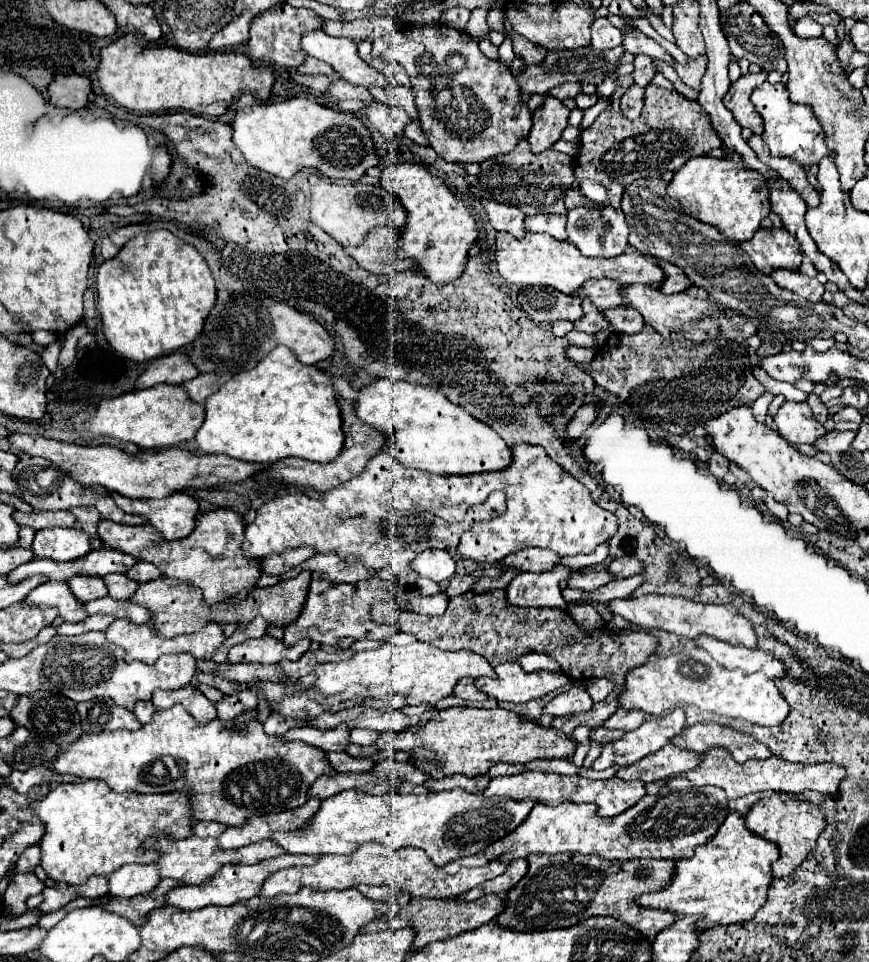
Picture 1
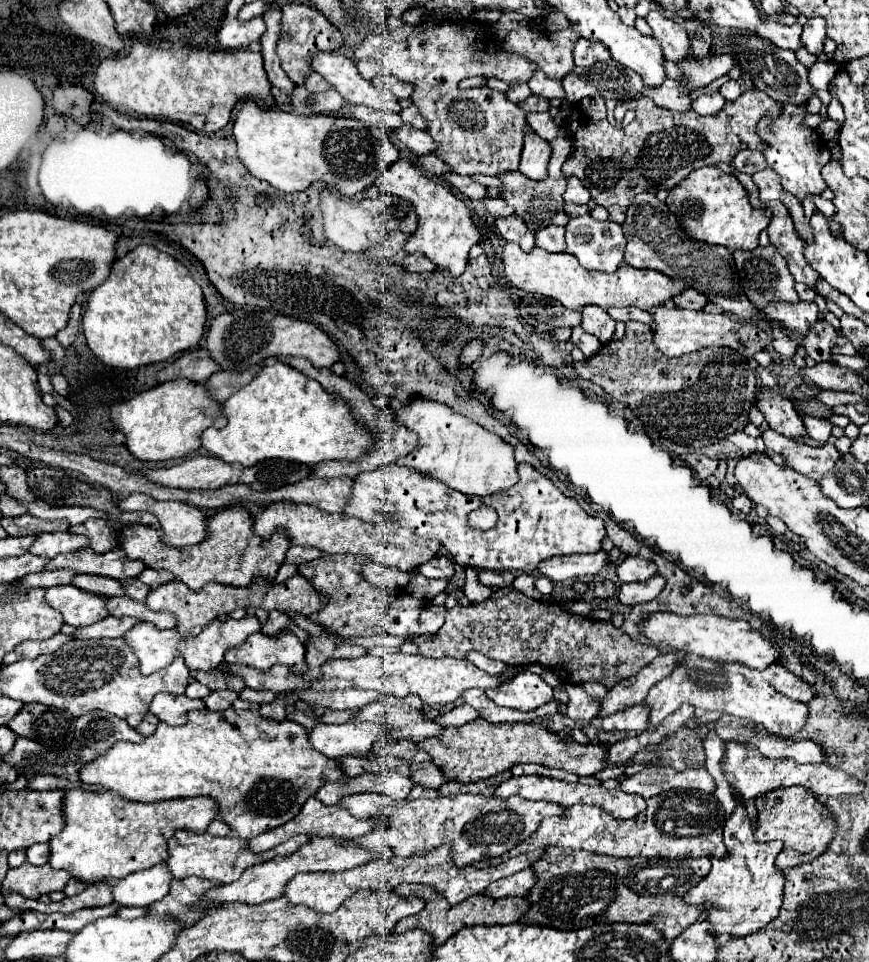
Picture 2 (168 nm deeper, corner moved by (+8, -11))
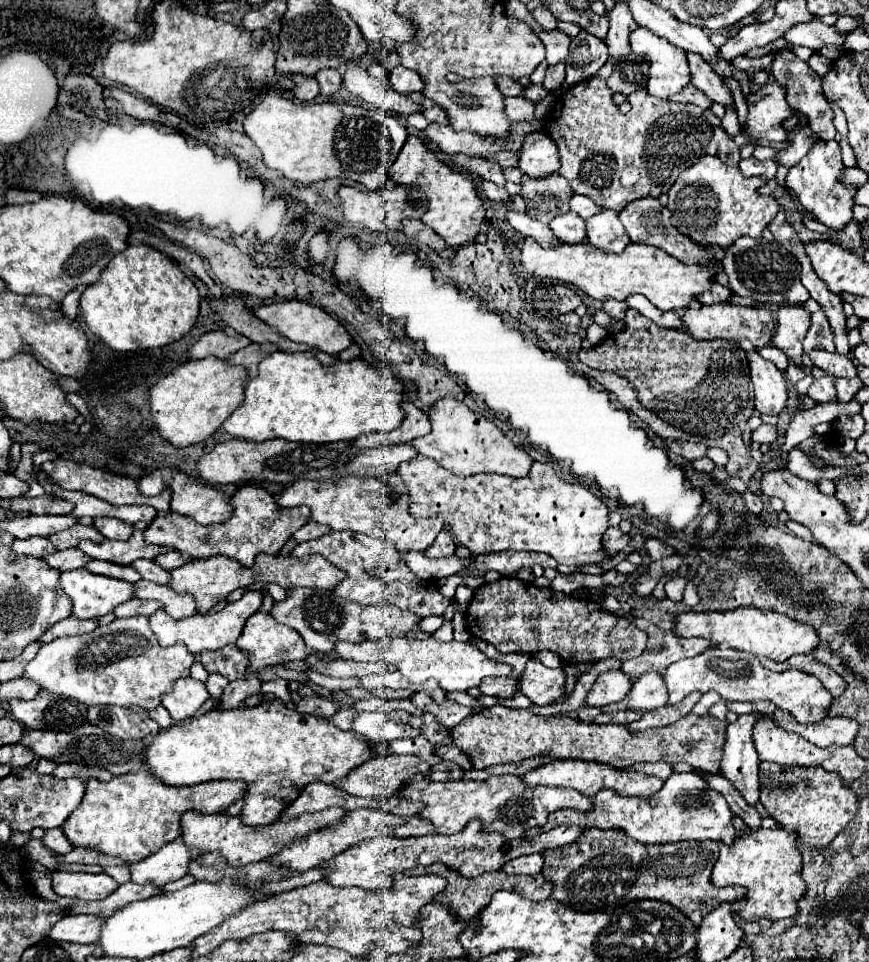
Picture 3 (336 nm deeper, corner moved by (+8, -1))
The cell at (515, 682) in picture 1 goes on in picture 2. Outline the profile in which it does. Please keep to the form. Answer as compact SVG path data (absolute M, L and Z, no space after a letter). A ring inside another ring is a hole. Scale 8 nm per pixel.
M529 671L519 673L513 681L503 683L495 691L487 691L487 695L497 705L519 709L519 711L533 711L555 699L553 689L539 675Z

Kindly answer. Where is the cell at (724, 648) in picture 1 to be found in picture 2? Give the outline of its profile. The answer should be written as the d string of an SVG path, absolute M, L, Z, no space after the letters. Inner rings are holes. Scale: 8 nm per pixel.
M781 663L771 665L769 669L749 669L745 665L739 665L739 673L747 677L749 683L755 685L763 685L763 683L771 683L777 691L791 695L795 701L803 701L809 703L815 697L815 691L811 689L811 685L807 685L801 677L789 673L789 669L785 669Z

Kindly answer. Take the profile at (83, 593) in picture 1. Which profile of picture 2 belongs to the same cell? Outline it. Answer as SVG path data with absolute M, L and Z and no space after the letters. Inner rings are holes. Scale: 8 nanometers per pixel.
M75 575L73 585L79 585L81 589L89 591L89 593L101 593L101 595L109 595L109 597L115 597L115 595L123 595L125 589L119 581L113 581L109 577L97 577L97 575Z

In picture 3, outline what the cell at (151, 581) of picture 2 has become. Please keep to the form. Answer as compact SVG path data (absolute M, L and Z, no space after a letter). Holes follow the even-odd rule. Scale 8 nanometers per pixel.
M167 551L167 553L163 553L163 555L159 555L159 557L155 559L155 563L157 563L159 567L167 569L167 571L177 569L177 567L181 567L181 565L185 565L185 563L189 563L189 561L191 561L191 557L179 553L179 551Z

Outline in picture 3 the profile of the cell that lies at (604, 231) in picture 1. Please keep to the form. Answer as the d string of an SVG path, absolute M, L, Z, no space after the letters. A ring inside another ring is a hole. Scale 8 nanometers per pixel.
M603 209L601 213L585 219L585 243L603 253L621 253L629 245L629 237L621 227L619 213Z

